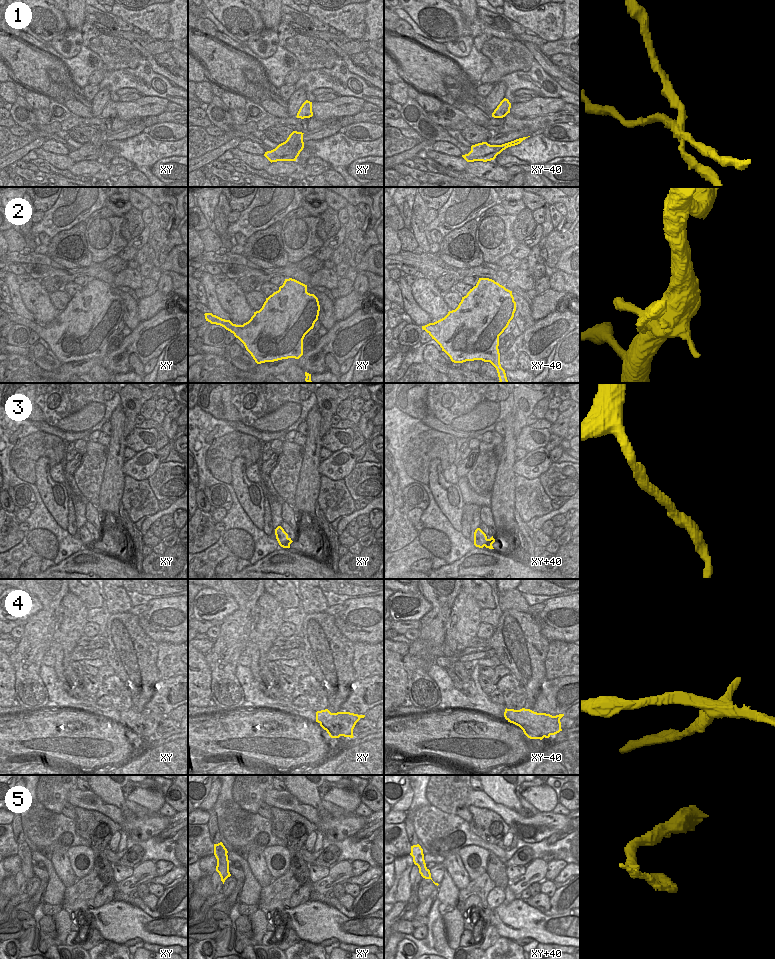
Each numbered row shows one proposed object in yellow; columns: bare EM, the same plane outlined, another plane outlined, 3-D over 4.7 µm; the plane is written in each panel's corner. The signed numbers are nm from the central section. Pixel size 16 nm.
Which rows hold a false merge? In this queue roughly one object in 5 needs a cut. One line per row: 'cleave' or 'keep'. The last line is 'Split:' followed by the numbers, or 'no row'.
1: cleave
2: keep
3: keep
4: cleave
5: cleave
Split: 1, 4, 5

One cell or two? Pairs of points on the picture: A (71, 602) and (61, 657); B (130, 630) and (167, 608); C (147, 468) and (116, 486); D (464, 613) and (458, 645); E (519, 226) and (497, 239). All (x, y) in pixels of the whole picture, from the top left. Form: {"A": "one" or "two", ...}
{"A": "one", "B": "two", "C": "two", "D": "one", "E": "two"}

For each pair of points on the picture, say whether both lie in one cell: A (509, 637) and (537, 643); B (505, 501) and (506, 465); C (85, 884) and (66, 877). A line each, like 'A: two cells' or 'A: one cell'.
A: one cell
B: one cell
C: two cells

